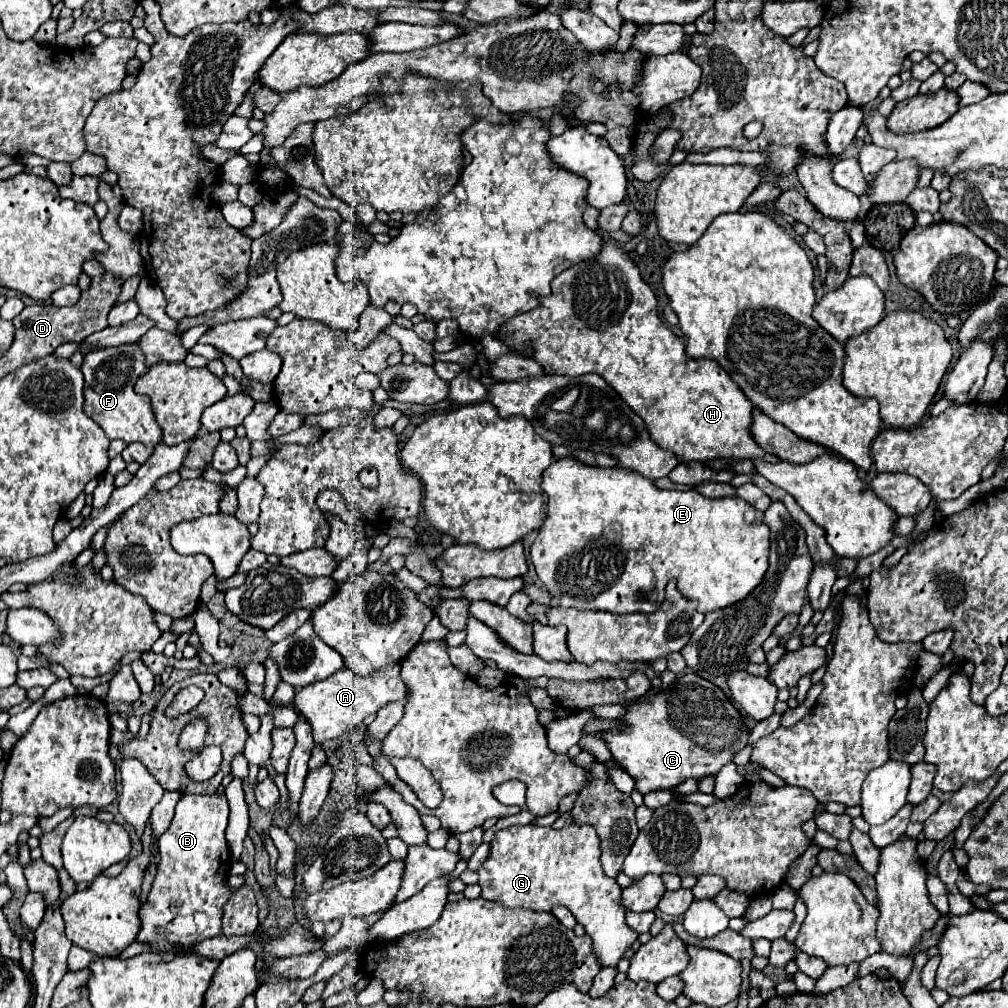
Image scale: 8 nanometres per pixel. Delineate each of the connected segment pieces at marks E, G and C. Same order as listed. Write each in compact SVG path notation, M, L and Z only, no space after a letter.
M570 456L554 460L542 474L542 490L548 494L548 518L546 522L540 526L538 536L530 548L530 558L532 564L536 568L538 578L542 580L542 584L546 586L546 590L552 594L554 602L558 606L572 606L572 608L580 608L580 610L604 610L604 612L612 612L612 614L632 614L632 612L654 612L664 598L664 588L668 584L670 578L678 580L678 590L686 600L694 600L698 602L698 612L708 614L712 610L730 606L738 600L742 600L750 590L754 590L760 582L762 576L768 568L768 550L770 550L770 528L763 522L764 512L754 510L754 506L750 506L746 500L742 498L706 498L702 494L698 494L696 490L662 490L658 488L652 480L624 470L624 468L594 468L594 466L586 466Z
M510 826L496 832L490 848L490 856L478 868L482 898L500 902L506 908L530 908L534 912L550 912L554 906L566 906L576 920L584 926L586 934L592 938L592 948L602 966L618 966L626 950L638 940L638 932L626 924L626 912L620 906L622 888L614 878L608 878L600 864L600 840L592 826L564 826L560 830L542 826Z
M684 674L680 680L676 680L674 686L666 688L654 698L646 698L640 704L628 704L628 712L620 722L620 730L606 732L606 742L610 746L612 758L636 780L636 790L642 794L654 790L672 790L688 778L714 778L726 764L732 762L734 754L748 744L750 736L750 730L738 708L726 698L726 694L716 684L700 678L698 674Z

